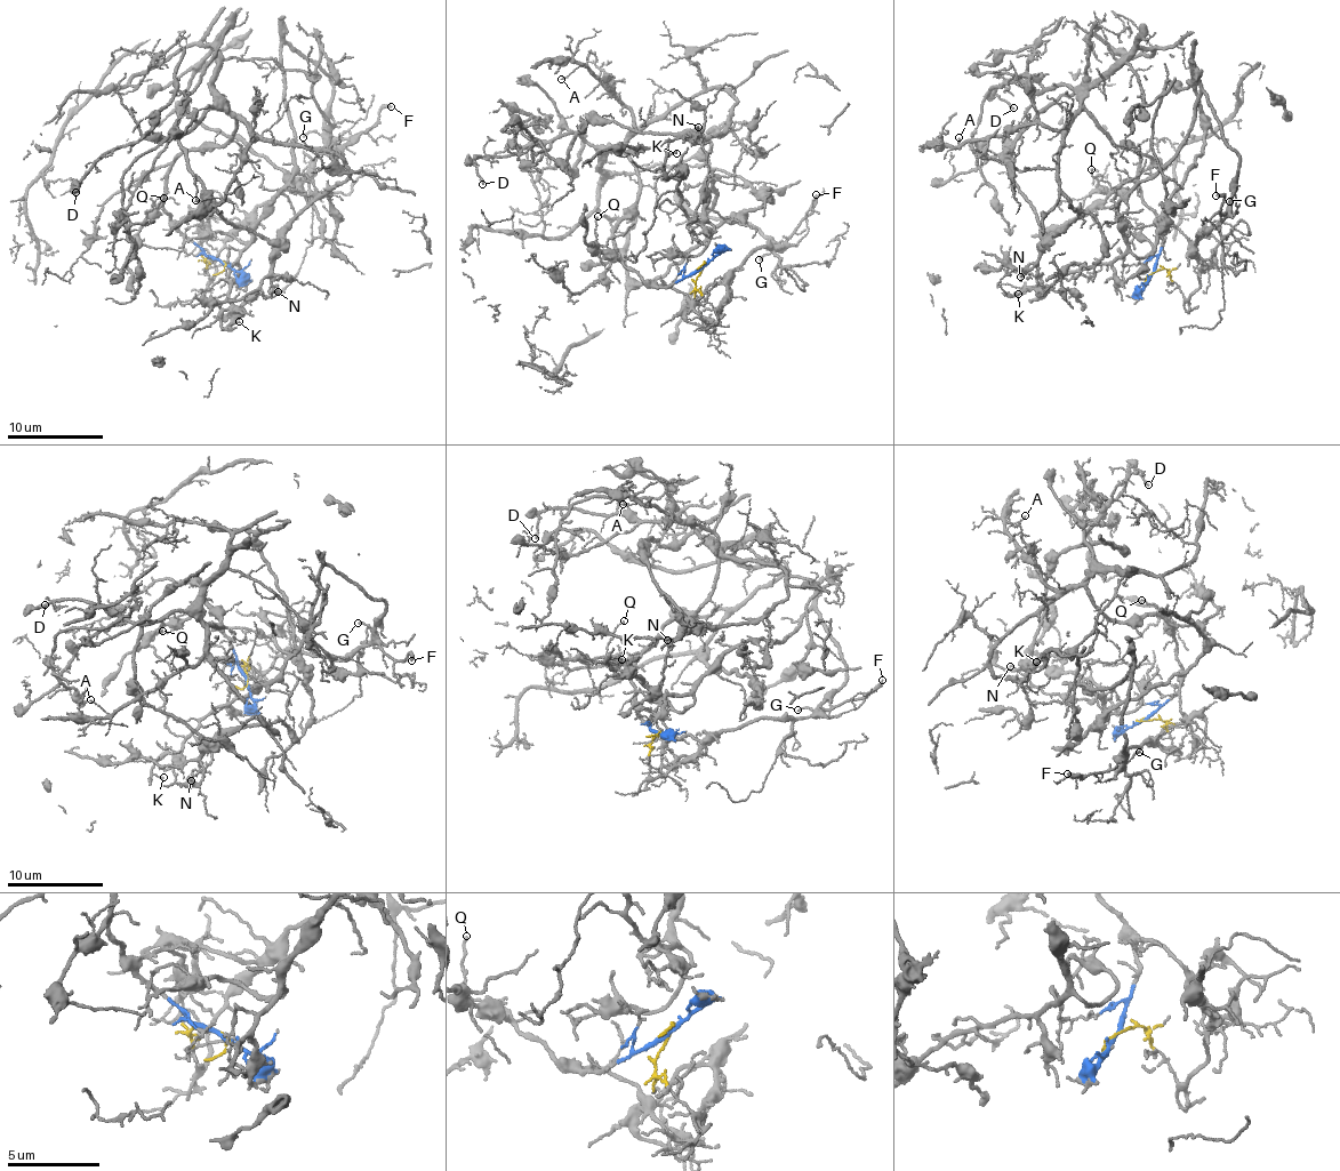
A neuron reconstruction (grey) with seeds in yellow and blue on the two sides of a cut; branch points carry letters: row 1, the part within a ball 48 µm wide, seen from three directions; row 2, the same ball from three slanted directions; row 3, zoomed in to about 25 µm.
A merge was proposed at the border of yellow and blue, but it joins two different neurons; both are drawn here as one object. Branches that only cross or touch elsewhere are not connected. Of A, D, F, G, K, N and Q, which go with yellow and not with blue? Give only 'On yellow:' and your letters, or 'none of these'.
On yellow: F, G, K

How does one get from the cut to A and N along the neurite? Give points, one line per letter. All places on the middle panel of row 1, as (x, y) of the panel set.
A: (703, 266), (658, 285), (611, 253), (617, 226), (640, 185), (625, 136), (634, 118), (585, 66), (561, 79)
N: (703, 266), (658, 285), (611, 253), (640, 185), (625, 138), (737, 98), (722, 130), (697, 126)

